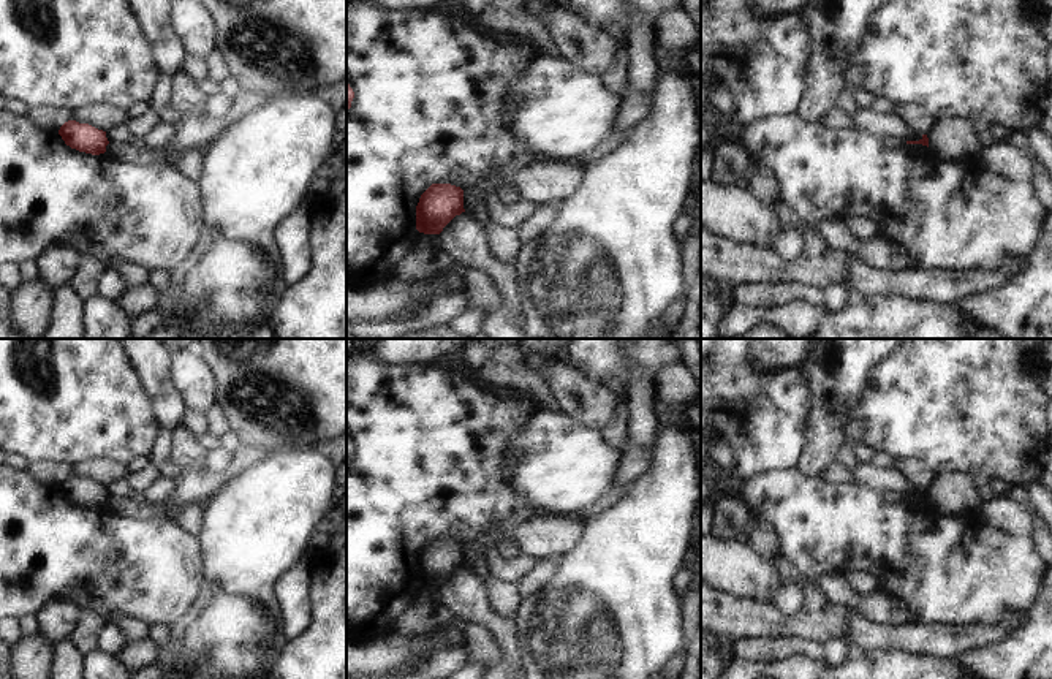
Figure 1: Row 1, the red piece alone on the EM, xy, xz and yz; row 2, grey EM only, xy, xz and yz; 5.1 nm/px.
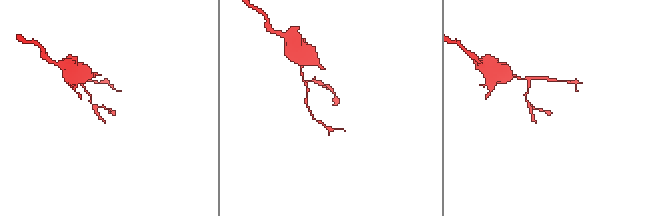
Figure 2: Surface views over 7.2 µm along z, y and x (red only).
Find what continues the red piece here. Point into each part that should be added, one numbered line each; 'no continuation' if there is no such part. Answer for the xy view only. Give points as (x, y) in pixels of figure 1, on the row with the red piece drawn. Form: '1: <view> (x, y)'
no continuation

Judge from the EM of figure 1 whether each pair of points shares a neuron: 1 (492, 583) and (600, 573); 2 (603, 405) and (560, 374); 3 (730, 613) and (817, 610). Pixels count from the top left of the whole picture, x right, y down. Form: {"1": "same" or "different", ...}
{"1": "different", "2": "same", "3": "same"}

